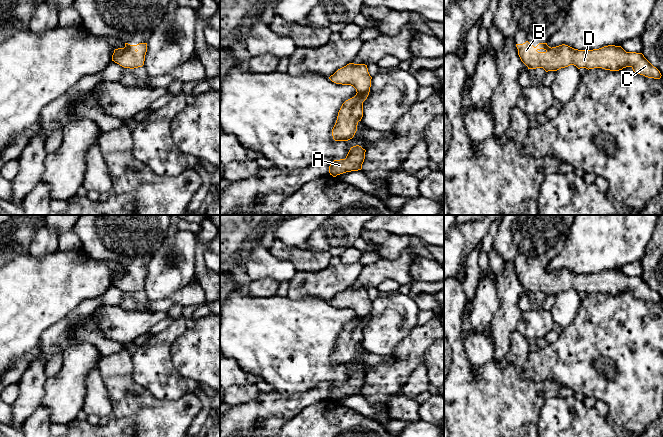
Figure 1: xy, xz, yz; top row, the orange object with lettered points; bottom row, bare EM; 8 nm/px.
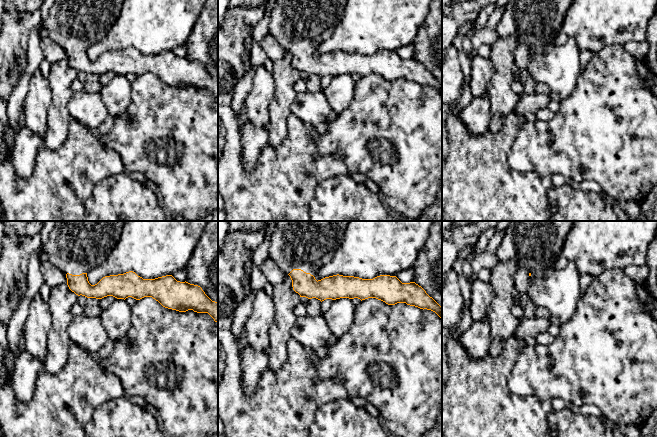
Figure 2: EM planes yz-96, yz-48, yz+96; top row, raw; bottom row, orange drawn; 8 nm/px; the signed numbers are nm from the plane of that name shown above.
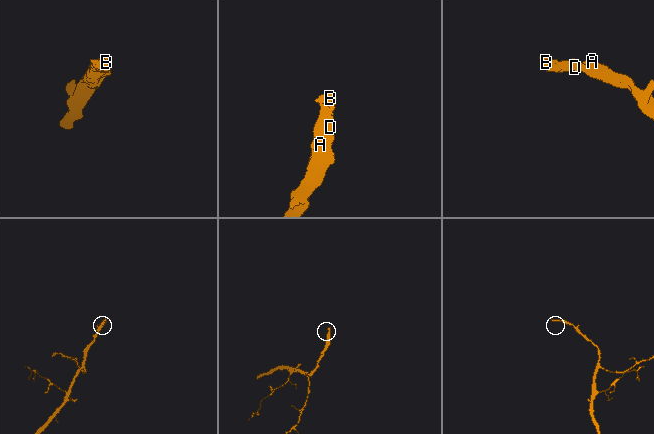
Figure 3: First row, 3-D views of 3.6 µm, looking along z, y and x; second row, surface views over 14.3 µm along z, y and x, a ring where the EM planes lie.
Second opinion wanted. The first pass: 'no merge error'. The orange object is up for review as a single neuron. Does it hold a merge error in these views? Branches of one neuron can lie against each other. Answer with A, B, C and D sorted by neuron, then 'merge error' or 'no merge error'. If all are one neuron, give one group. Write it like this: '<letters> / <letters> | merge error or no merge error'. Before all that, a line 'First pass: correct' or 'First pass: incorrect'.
First pass: correct
A B C D | no merge error

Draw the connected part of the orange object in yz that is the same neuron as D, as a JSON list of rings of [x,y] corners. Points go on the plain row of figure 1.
[[[528,265],[516,268],[518,279],[528,293],[543,292],[546,296],[557,295],[570,289],[578,293],[602,292],[619,295],[631,291],[637,298],[648,302],[660,303],[660,295],[642,277],[626,276],[621,270],[608,269],[593,274],[578,274],[562,268],[549,271],[539,267],[536,271]]]

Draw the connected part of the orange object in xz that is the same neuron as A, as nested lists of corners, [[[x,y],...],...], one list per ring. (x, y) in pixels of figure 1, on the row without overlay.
[[[356,369],[350,372],[345,383],[334,384],[329,390],[329,397],[333,401],[337,399],[358,395],[362,393],[366,374]]]

